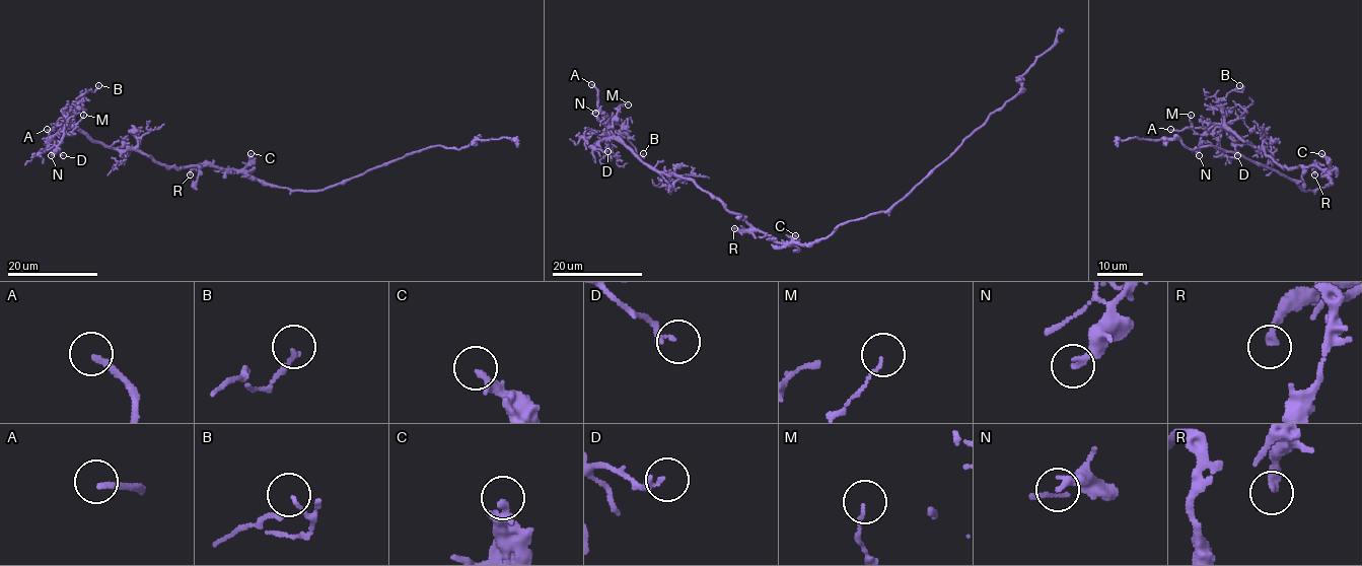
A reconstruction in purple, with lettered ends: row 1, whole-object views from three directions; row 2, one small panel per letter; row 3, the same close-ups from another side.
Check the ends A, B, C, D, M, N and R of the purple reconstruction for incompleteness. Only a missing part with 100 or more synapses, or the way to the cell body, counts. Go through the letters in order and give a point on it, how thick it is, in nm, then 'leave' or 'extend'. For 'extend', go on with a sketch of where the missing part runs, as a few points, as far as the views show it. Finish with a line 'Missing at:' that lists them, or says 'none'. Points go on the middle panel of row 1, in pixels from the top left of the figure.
A: place (591, 84); calibre 220 nm; extend; course (591, 84), (569, 85), (558, 94), (551, 113)
B: place (643, 153); calibre 80 nm; leave
C: place (795, 235); calibre 190 nm; leave
D: place (607, 151); calibre 190 nm; leave
M: place (628, 104); calibre 100 nm; leave
N: place (595, 113); calibre 280 nm; leave
R: place (734, 228); calibre 240 nm; leave
Missing at: A

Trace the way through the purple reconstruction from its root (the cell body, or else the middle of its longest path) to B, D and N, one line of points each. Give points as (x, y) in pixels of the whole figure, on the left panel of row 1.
B: (285, 189), (216, 166), (166, 167), (145, 153), (92, 142), (75, 125), (75, 110), (83, 94), (98, 85)
D: (285, 189), (216, 166), (166, 167), (145, 153), (95, 143), (78, 128), (62, 128), (50, 143), (63, 155)
N: (285, 189), (216, 166), (166, 167), (145, 153), (95, 143), (69, 124), (51, 155)

